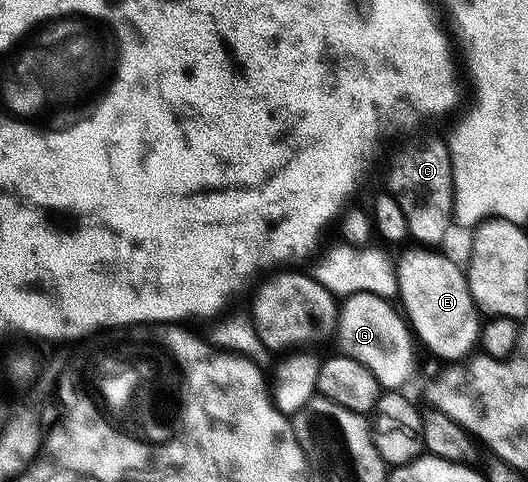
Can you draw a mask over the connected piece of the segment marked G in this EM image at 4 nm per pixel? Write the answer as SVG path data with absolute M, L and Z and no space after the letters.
M376 294L345 296L338 309L338 324L334 334L335 348L348 349L345 357L358 359L358 363L362 363L372 372L374 379L378 379L384 391L403 390L403 385L411 379L416 369L414 335L401 310L392 304L389 298Z

